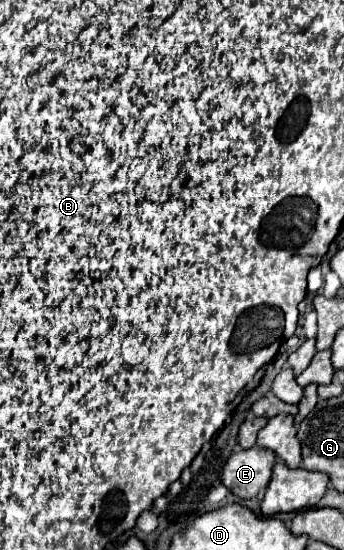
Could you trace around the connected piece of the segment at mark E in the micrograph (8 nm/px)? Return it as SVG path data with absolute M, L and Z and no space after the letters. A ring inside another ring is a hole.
M249 448L231 454L223 466L221 482L237 498L257 498L271 480L275 456L265 448Z

